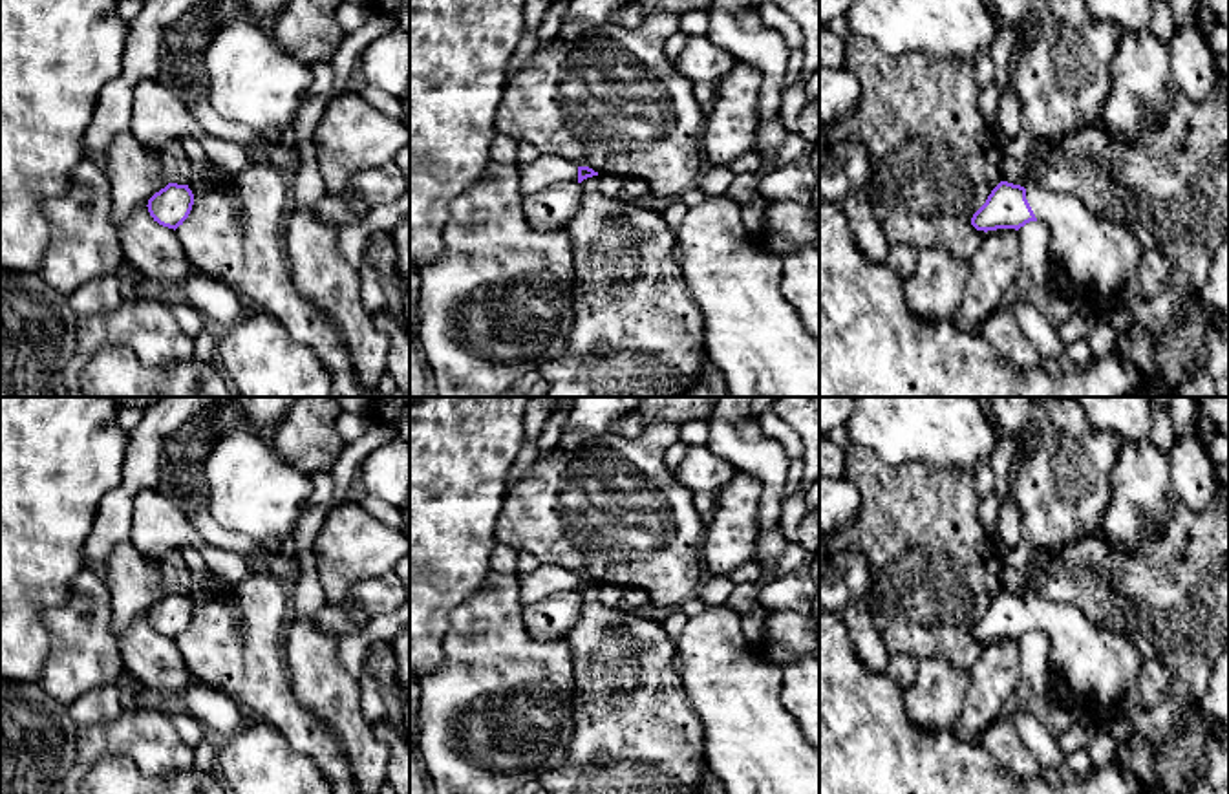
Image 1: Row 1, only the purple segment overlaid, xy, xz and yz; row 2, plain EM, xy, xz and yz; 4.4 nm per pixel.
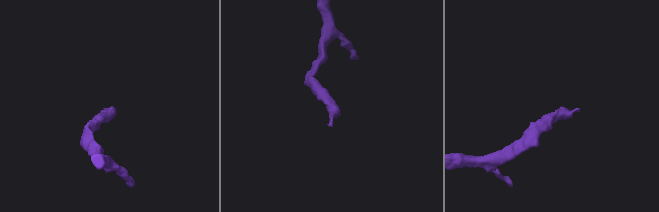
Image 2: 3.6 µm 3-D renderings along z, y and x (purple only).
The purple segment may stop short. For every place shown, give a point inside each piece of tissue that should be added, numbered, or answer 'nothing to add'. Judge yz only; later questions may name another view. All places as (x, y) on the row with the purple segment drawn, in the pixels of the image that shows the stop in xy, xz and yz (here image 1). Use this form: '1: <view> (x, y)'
1: yz (1094, 255)

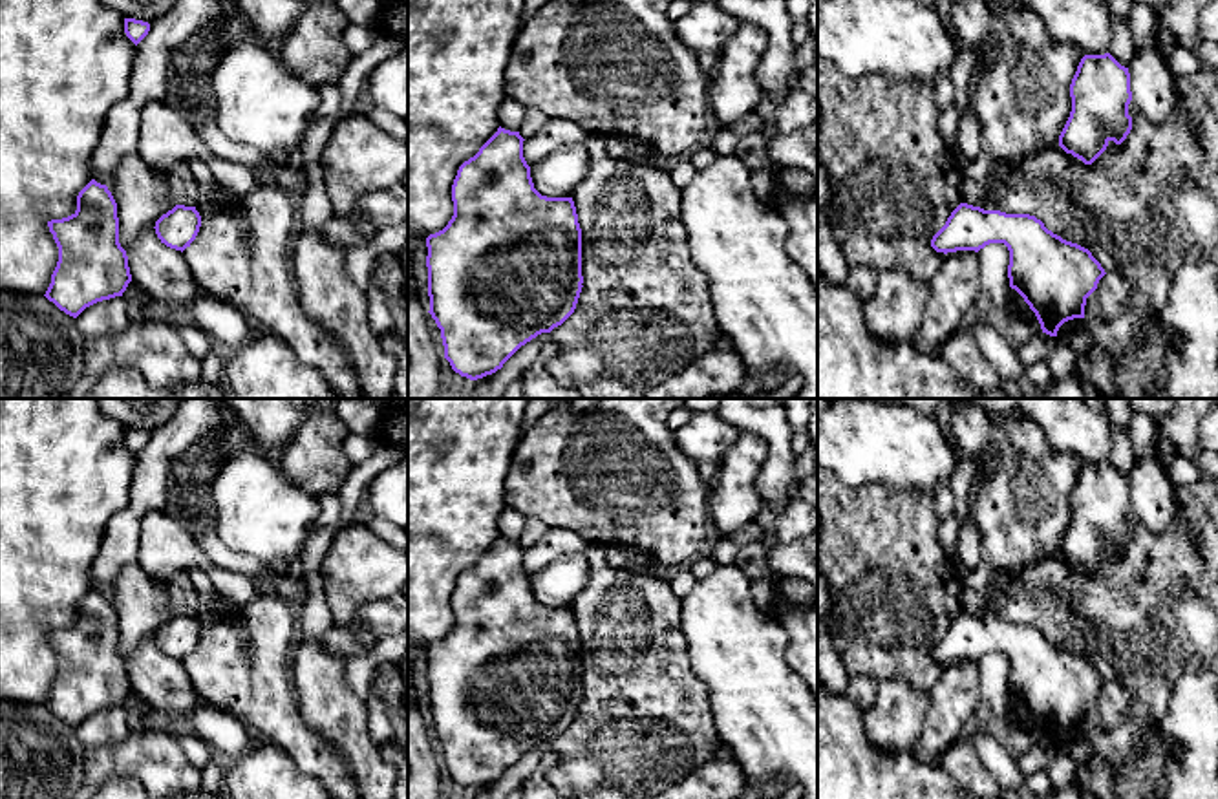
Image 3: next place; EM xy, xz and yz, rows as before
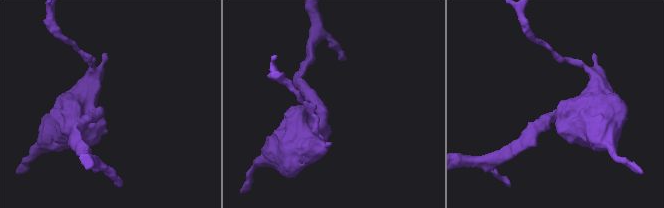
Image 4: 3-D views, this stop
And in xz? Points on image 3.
nothing to add

